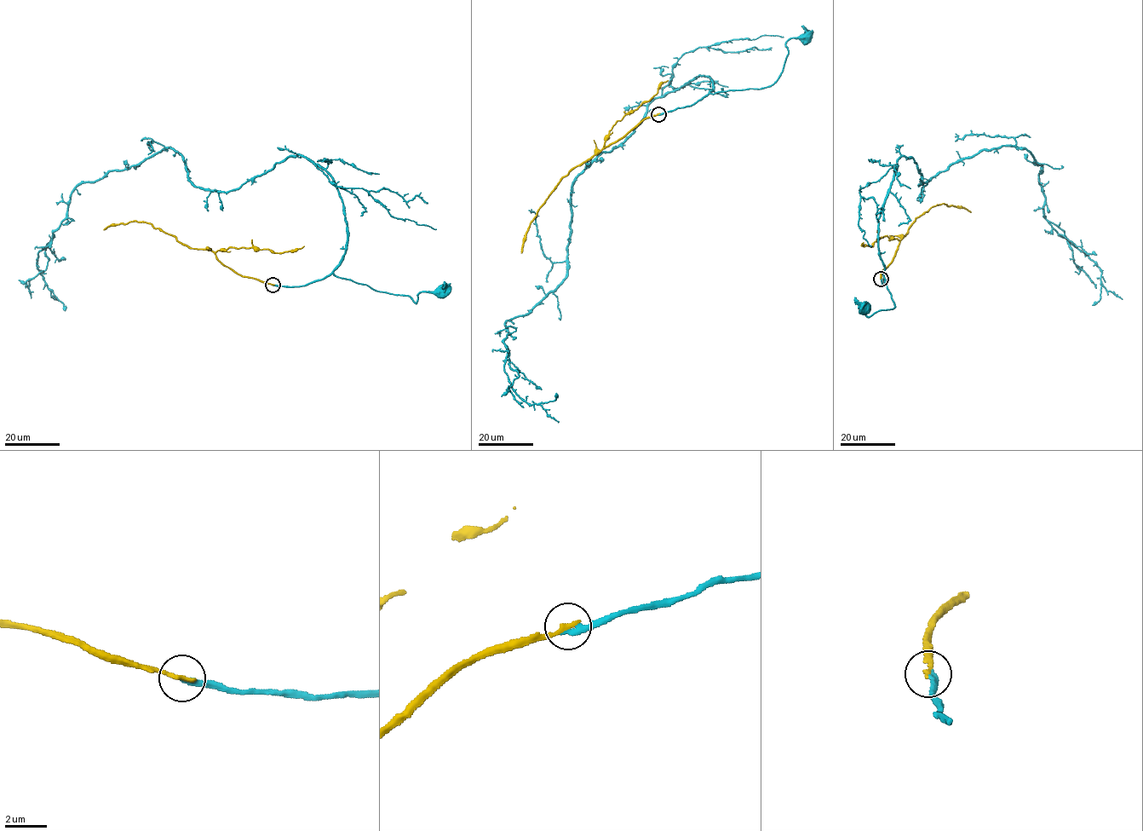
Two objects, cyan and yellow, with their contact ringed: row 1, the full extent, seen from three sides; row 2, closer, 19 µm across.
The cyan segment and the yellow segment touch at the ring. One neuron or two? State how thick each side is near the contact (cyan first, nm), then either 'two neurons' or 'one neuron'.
calibres 280 and 240 nm; two neurons

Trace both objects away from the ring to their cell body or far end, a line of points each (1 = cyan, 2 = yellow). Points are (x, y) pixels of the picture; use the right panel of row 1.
1: (881, 279), (885, 285), (884, 277), (895, 306), (867, 316), (859, 306), (864, 306)
2: (881, 279), (881, 272), (890, 263), (901, 238), (916, 218), (934, 205), (944, 204), (962, 207), (970, 212)

